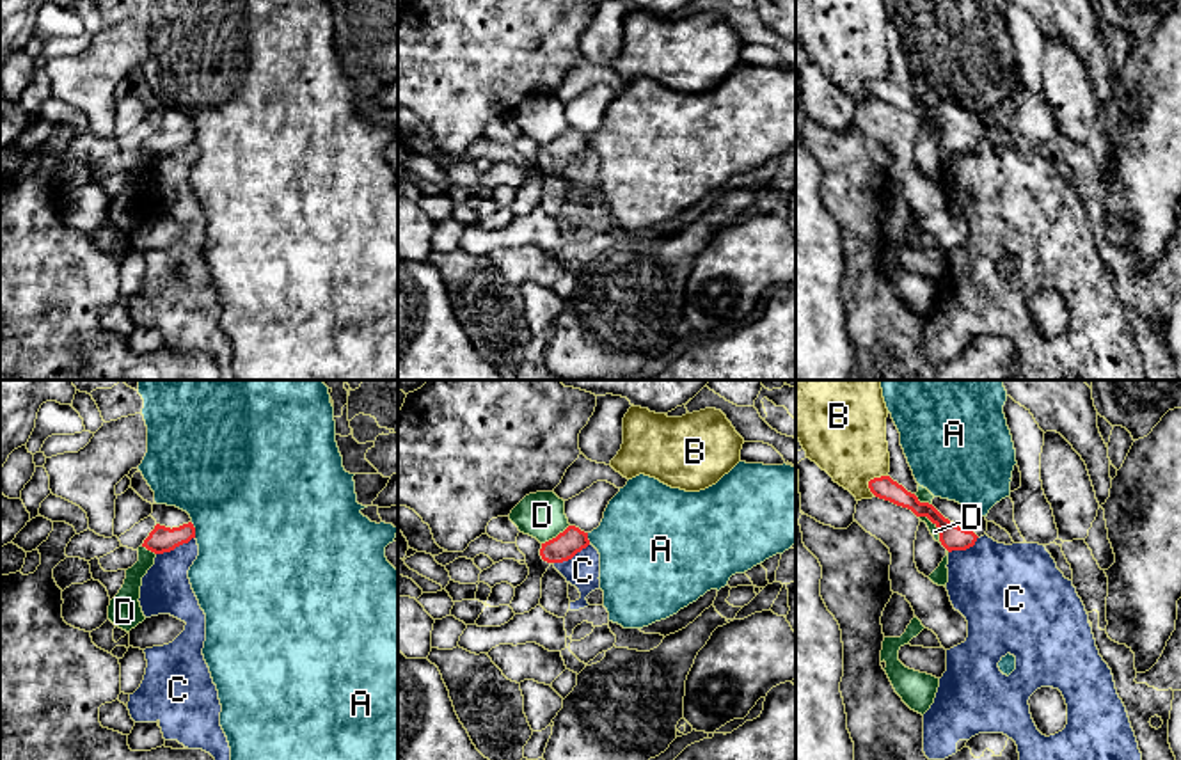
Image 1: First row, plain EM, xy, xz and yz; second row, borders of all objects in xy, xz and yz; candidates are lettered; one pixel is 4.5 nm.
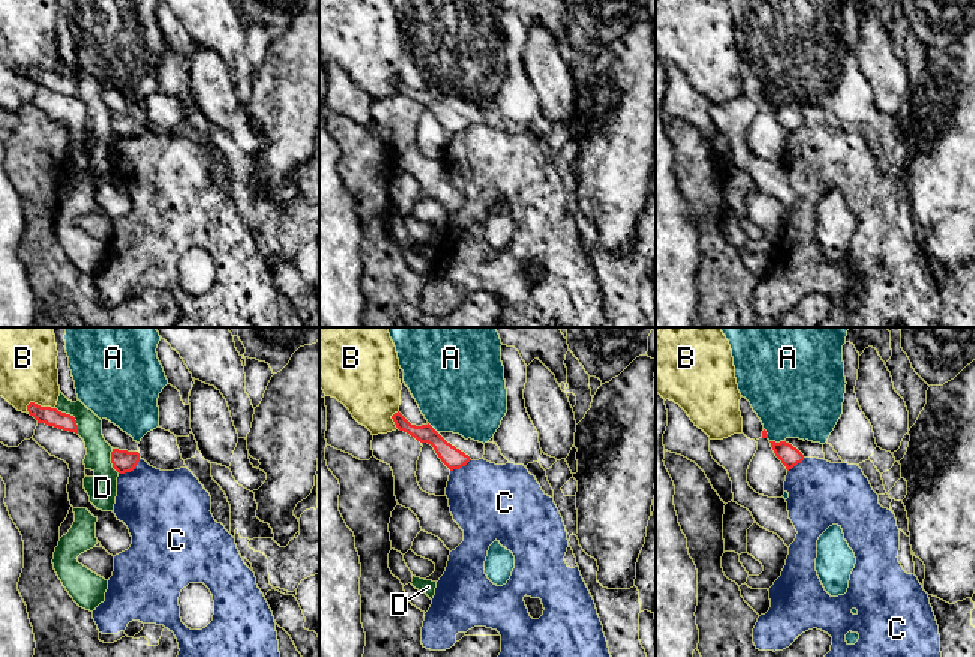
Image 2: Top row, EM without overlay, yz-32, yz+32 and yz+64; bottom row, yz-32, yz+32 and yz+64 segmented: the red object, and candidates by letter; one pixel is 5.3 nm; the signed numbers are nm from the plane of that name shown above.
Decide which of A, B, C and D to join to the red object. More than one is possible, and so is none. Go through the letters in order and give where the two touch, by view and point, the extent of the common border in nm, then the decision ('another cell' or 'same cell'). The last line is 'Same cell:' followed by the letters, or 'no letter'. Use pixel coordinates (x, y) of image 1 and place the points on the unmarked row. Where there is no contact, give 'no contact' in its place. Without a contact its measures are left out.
A: meets red in xy at (194, 132); contact 80 nm long; another cell
B: meets red in yz at (871, 82); contact 120 nm long; another cell
C: meets red in xy at (174, 150); contact 190 nm long; another cell
D: meets red in yz at (936, 128); contact 170 nm long; another cell
Same cell: no letter

